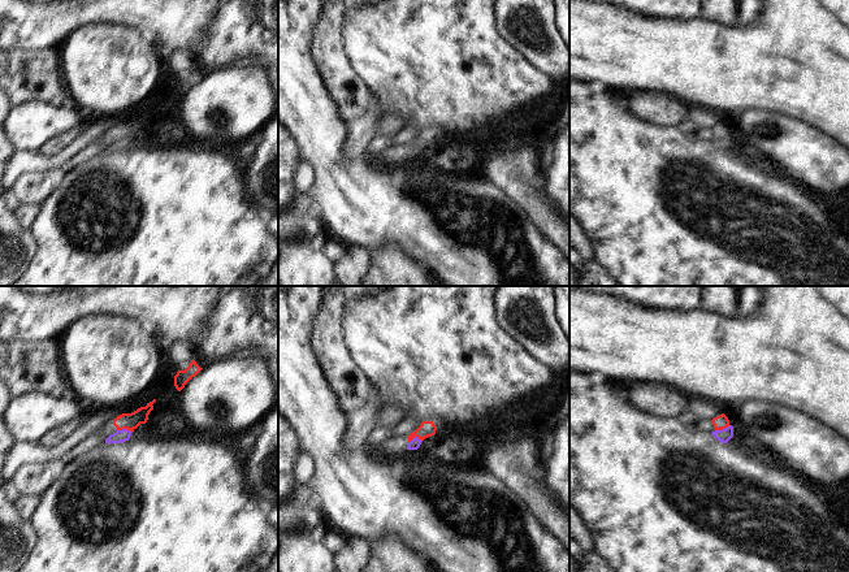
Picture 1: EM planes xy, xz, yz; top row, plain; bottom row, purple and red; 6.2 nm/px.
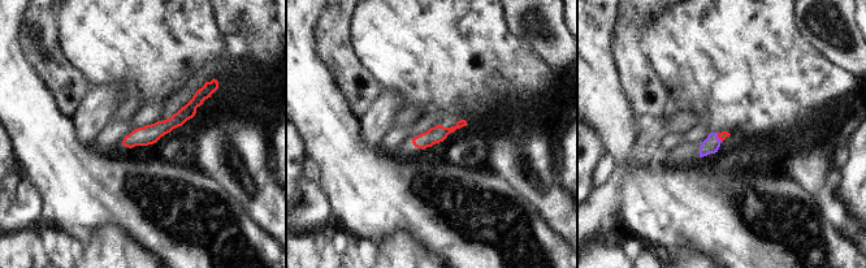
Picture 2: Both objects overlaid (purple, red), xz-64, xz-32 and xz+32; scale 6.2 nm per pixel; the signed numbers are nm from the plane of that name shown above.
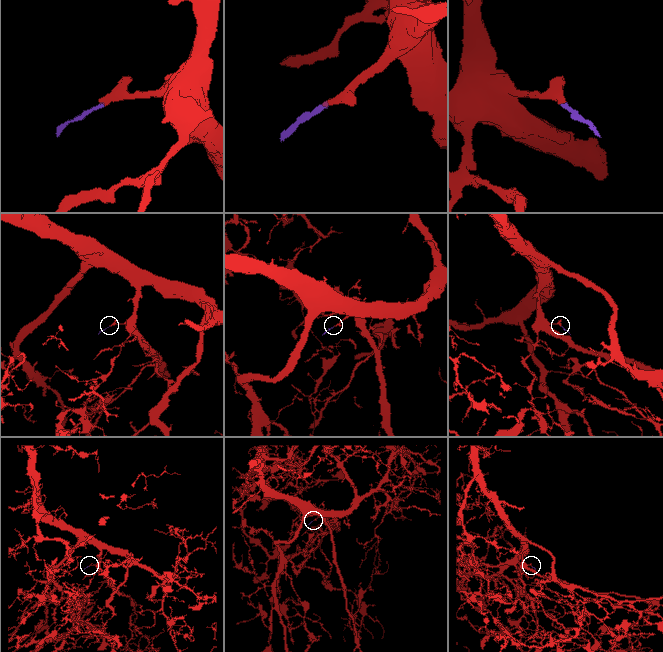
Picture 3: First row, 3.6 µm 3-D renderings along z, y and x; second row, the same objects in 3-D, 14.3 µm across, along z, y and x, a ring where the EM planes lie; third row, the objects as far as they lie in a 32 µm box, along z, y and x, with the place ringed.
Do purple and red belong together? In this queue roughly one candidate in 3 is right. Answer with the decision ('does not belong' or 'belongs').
belongs

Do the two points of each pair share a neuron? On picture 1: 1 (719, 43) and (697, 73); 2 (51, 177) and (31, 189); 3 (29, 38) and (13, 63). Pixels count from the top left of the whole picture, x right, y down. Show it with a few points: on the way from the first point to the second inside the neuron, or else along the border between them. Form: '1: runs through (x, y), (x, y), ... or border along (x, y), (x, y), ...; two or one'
1: runs through (717, 51), (702, 65); one
2: runs through (46, 181), (37, 186); one
3: border along (51, 46), (30, 50), (13, 48); two

